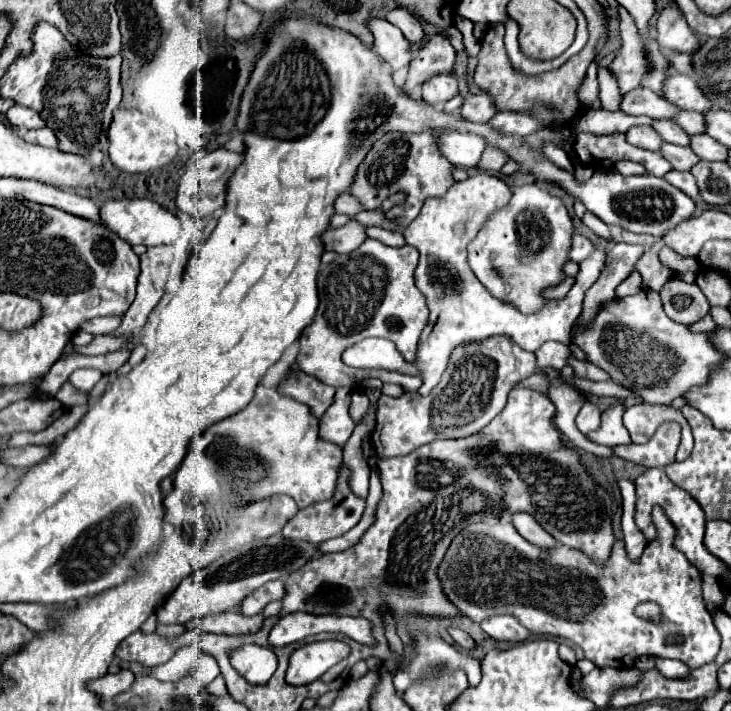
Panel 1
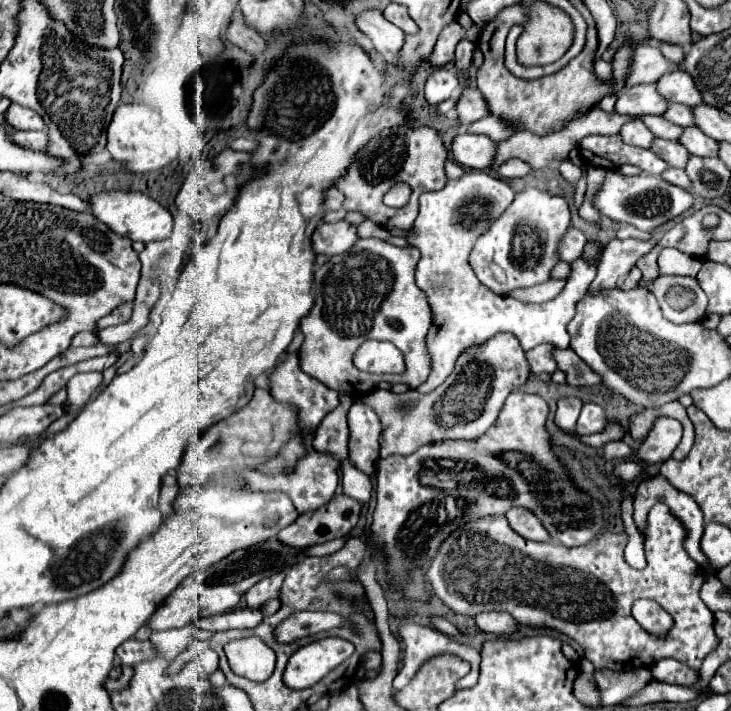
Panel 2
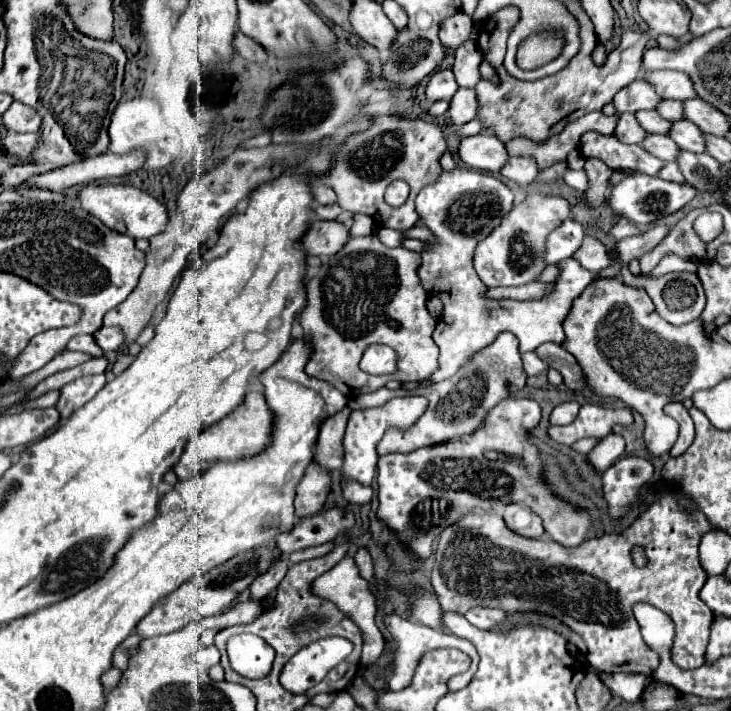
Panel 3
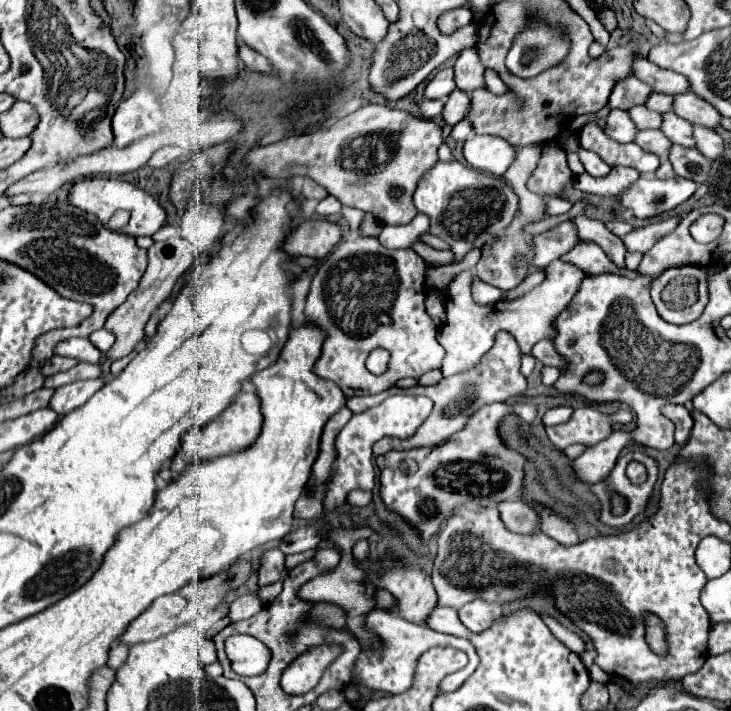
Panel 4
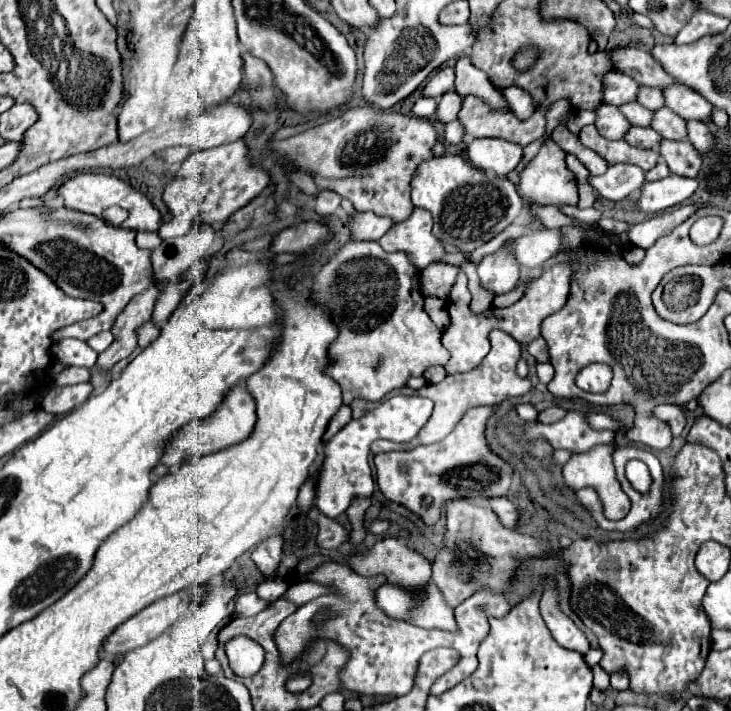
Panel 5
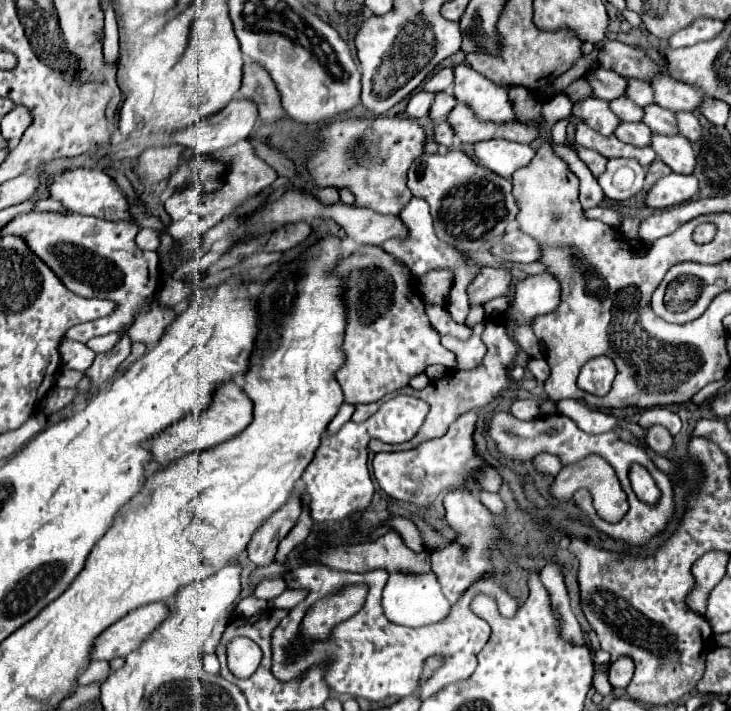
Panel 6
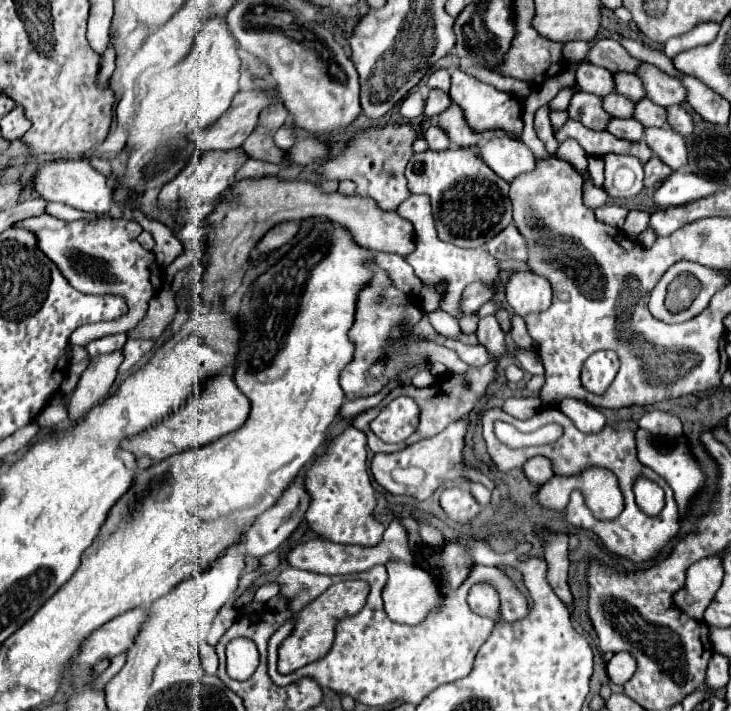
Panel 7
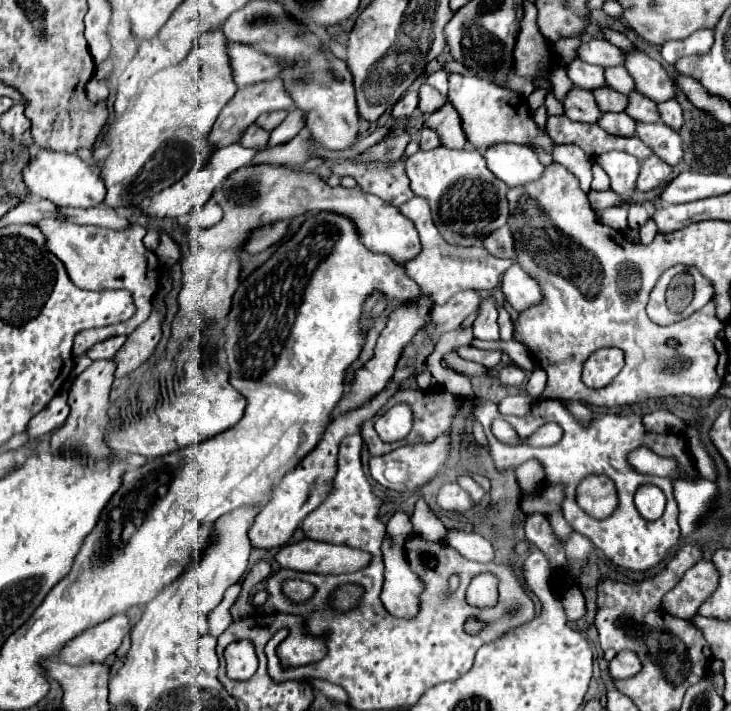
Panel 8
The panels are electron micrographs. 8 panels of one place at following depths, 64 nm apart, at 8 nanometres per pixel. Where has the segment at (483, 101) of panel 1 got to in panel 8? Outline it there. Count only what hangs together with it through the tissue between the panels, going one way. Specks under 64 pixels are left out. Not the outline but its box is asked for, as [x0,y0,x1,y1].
[418,84,446,114]

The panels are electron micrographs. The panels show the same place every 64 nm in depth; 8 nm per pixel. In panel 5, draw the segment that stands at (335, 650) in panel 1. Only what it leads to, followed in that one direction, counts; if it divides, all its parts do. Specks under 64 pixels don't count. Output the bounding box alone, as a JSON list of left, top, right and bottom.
[286,674,310,692]

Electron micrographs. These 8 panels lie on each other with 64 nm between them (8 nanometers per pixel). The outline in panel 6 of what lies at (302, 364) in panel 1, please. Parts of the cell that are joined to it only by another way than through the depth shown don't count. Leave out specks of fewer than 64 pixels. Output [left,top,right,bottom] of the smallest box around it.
[336,246,456,404]

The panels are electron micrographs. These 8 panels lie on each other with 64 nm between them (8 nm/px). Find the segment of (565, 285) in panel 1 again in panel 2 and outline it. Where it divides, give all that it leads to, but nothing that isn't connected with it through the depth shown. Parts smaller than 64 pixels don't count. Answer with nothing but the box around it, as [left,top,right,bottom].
[508,280,564,302]

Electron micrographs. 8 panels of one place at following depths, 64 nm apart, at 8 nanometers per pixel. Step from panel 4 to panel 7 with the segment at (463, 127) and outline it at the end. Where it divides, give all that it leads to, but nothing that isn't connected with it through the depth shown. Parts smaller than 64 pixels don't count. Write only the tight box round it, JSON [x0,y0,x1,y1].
[424,126,450,150]

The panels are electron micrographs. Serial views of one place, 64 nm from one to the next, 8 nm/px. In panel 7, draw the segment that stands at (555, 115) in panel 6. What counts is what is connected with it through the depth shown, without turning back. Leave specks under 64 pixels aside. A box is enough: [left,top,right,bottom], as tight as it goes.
[548,86,574,110]

